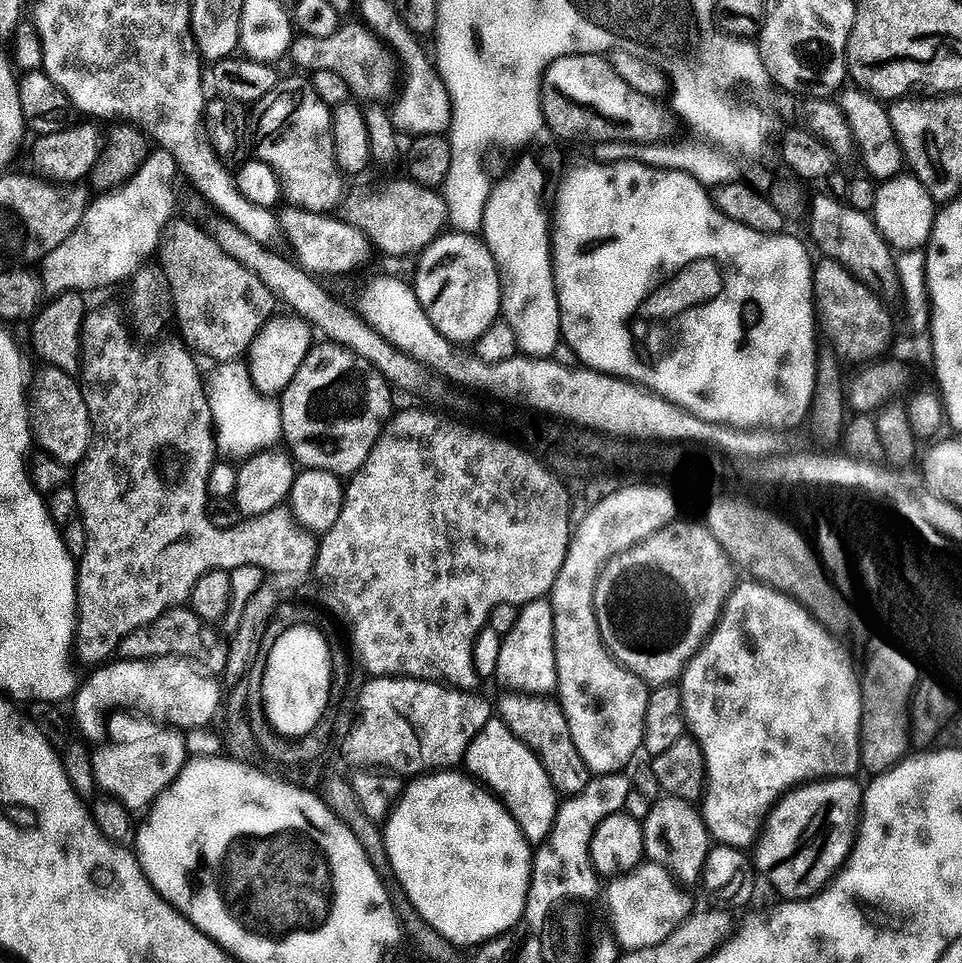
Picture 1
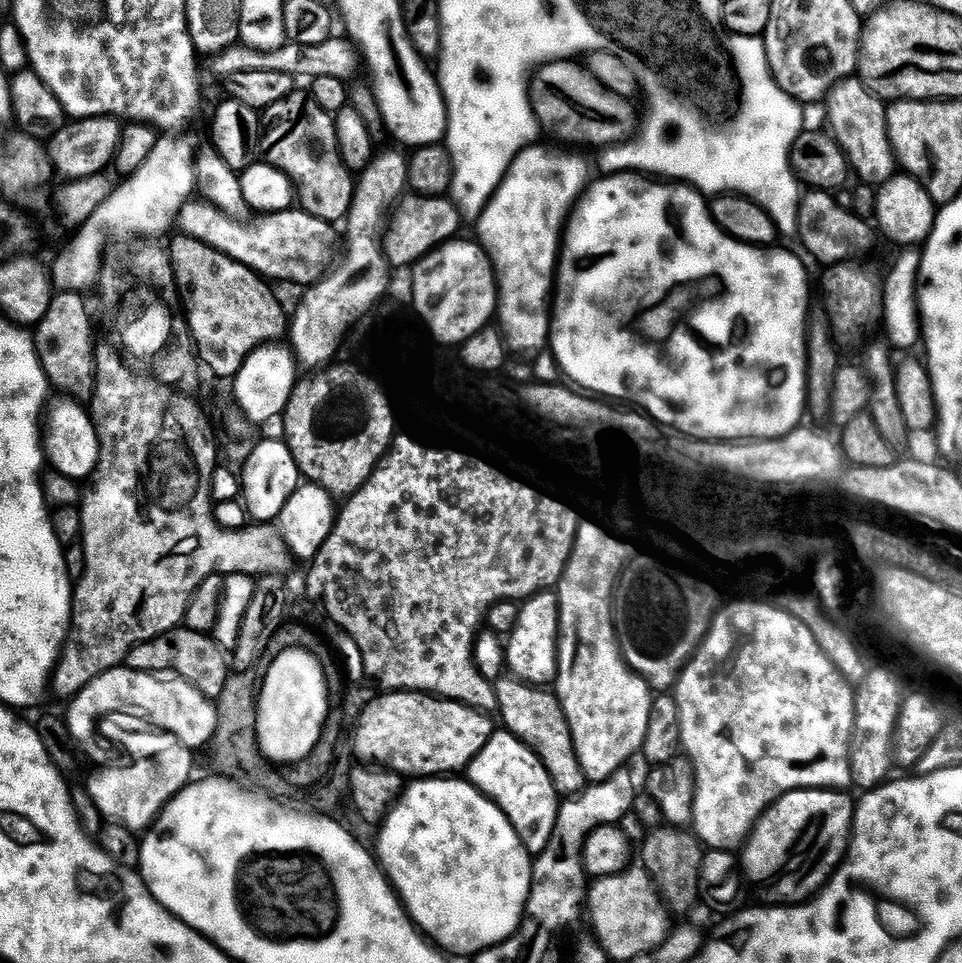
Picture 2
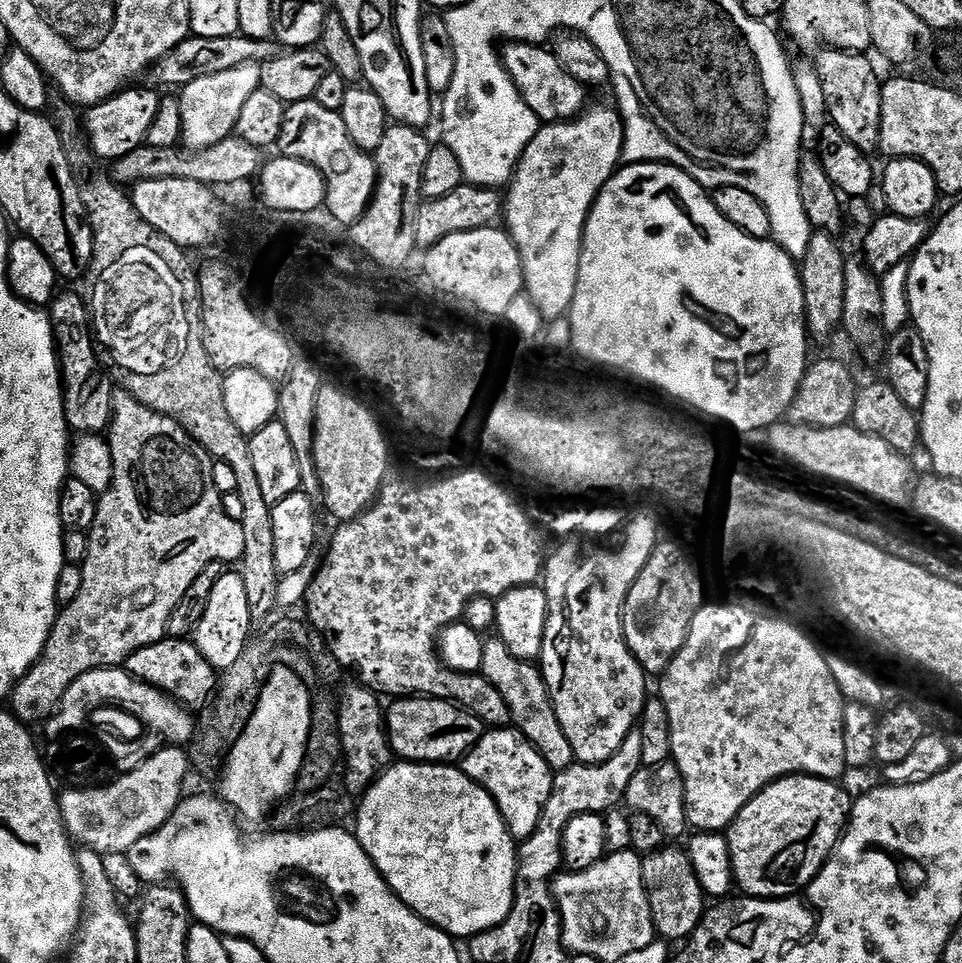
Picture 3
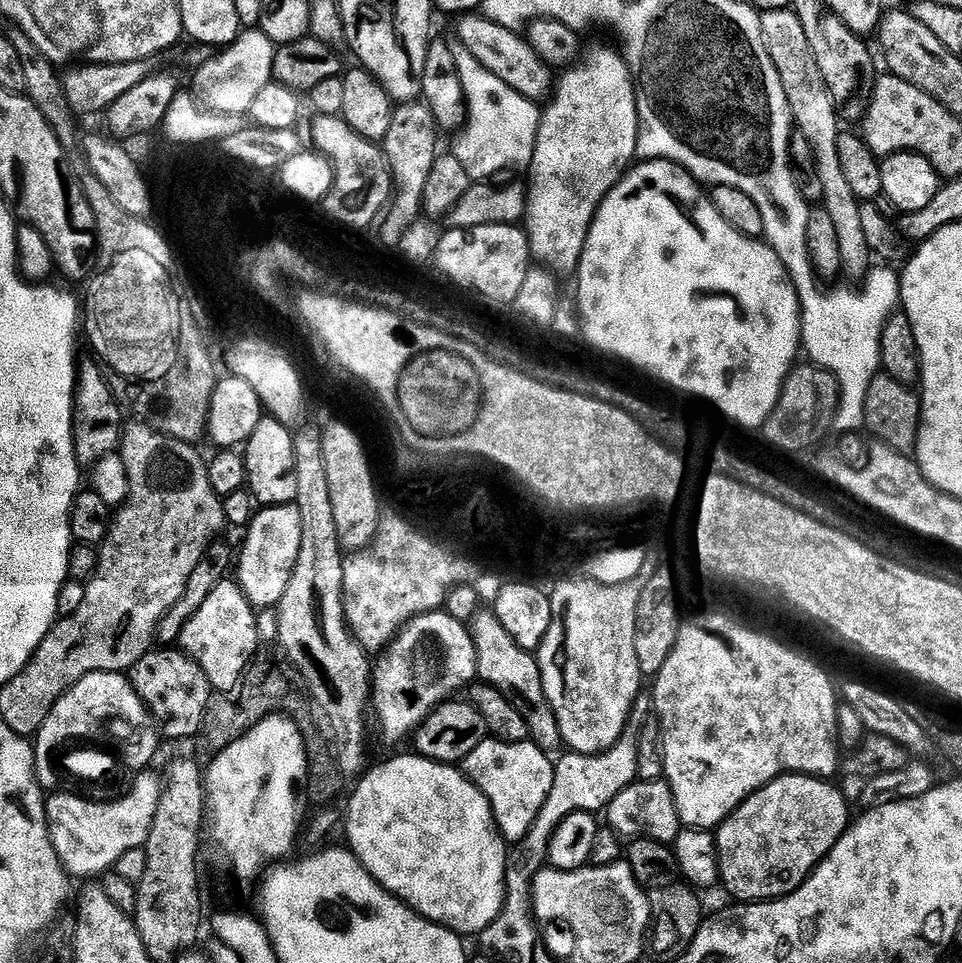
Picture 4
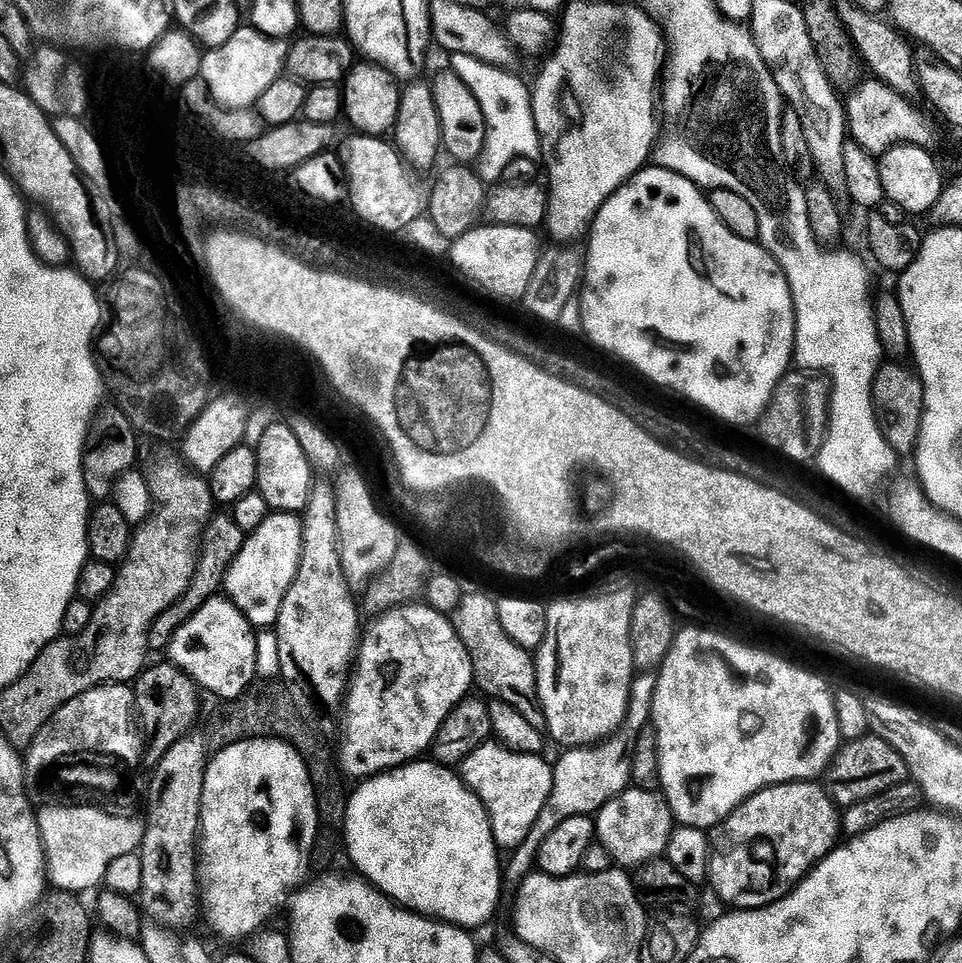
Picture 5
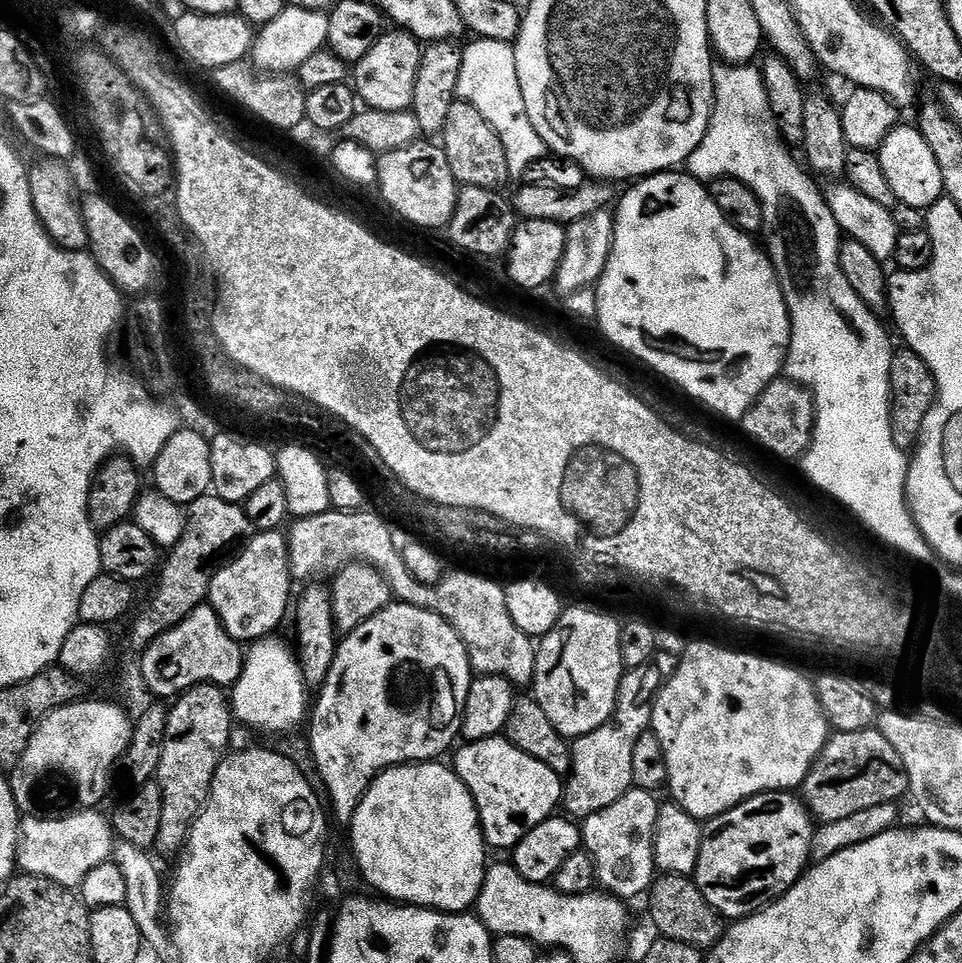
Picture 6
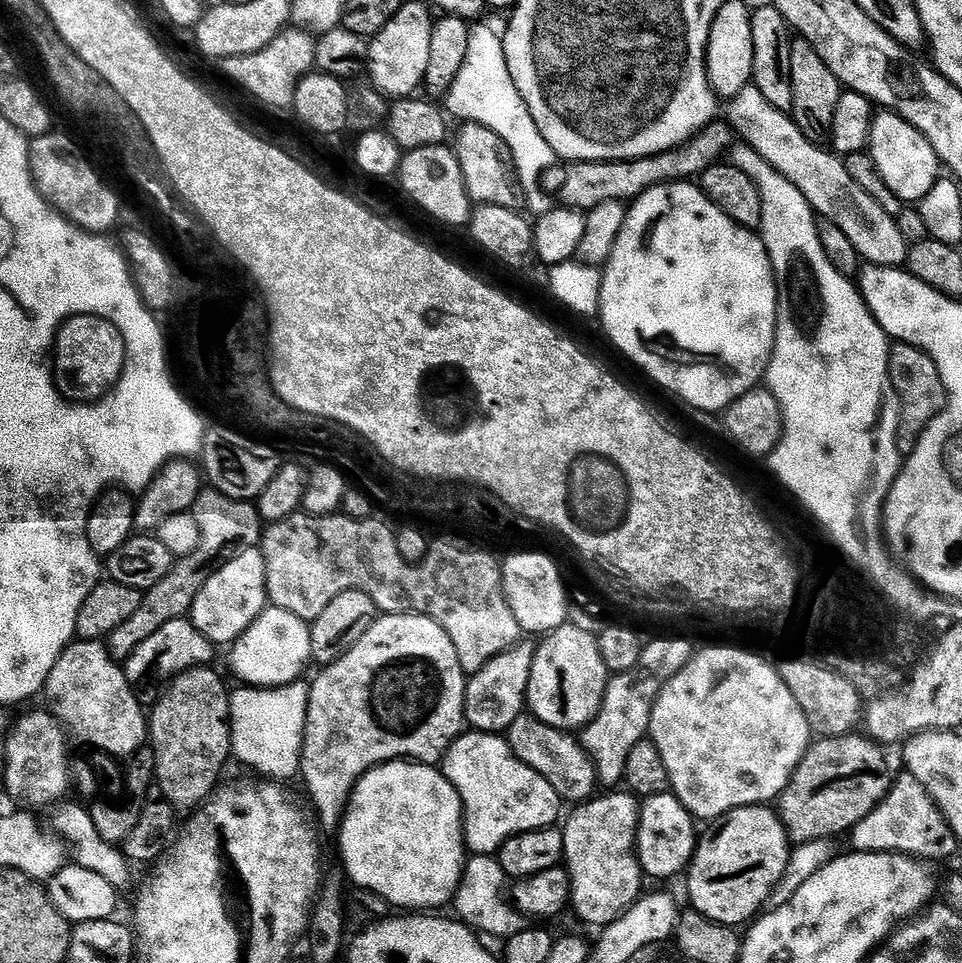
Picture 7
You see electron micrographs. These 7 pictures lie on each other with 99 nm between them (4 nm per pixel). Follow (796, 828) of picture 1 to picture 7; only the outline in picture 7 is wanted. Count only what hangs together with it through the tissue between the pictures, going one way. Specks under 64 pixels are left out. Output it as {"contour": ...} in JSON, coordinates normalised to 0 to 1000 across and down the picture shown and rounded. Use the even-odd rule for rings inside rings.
{"contour":[[[796,835],[765,839],[741,860],[744,860],[741,864],[727,869],[719,894],[713,901],[718,942],[743,960],[777,961],[797,940],[810,914],[818,908],[819,861],[810,842]]]}

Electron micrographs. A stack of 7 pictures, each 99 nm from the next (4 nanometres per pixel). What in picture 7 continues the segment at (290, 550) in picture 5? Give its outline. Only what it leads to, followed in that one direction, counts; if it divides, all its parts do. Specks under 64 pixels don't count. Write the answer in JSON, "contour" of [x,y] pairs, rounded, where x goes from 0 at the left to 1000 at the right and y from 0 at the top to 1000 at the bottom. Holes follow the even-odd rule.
{"contour":[[[269,568],[257,569],[235,588],[231,588],[231,592],[223,594],[214,609],[210,609],[206,621],[202,621],[198,643],[200,649],[221,670],[240,671],[273,638],[280,627],[274,577]]]}

